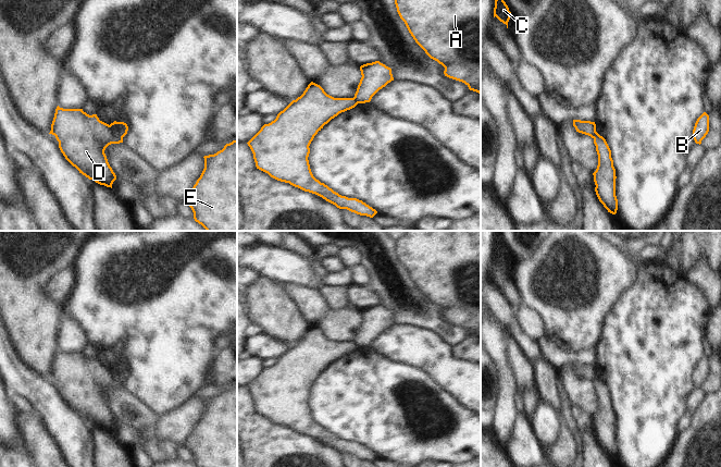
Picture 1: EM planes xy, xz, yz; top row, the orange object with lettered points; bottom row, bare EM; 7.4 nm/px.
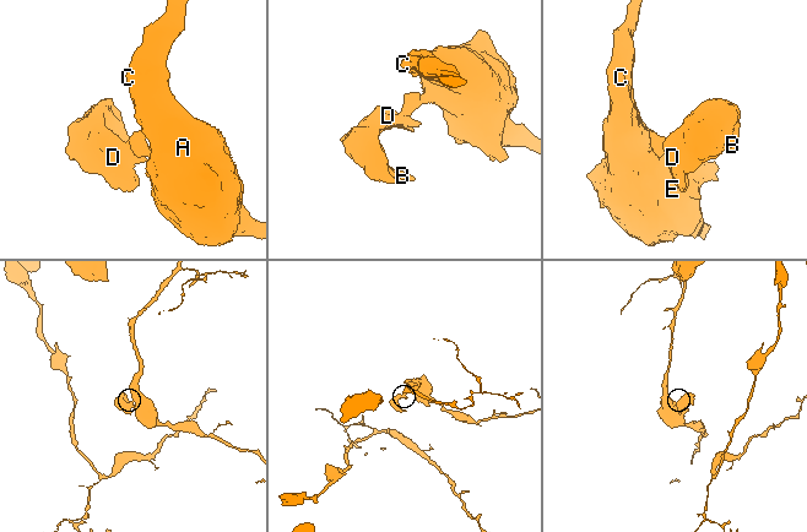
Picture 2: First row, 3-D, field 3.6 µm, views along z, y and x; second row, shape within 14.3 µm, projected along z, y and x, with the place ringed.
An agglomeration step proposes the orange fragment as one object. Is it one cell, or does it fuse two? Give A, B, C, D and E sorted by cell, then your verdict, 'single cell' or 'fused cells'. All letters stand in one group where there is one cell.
groups A C E / B D; fused cells

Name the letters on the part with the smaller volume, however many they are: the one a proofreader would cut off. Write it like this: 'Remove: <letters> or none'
Remove: B, D

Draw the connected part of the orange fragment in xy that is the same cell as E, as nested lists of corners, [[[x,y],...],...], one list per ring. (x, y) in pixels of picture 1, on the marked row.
[[[237,140],[203,158],[204,169],[184,201],[207,231],[237,231]]]

